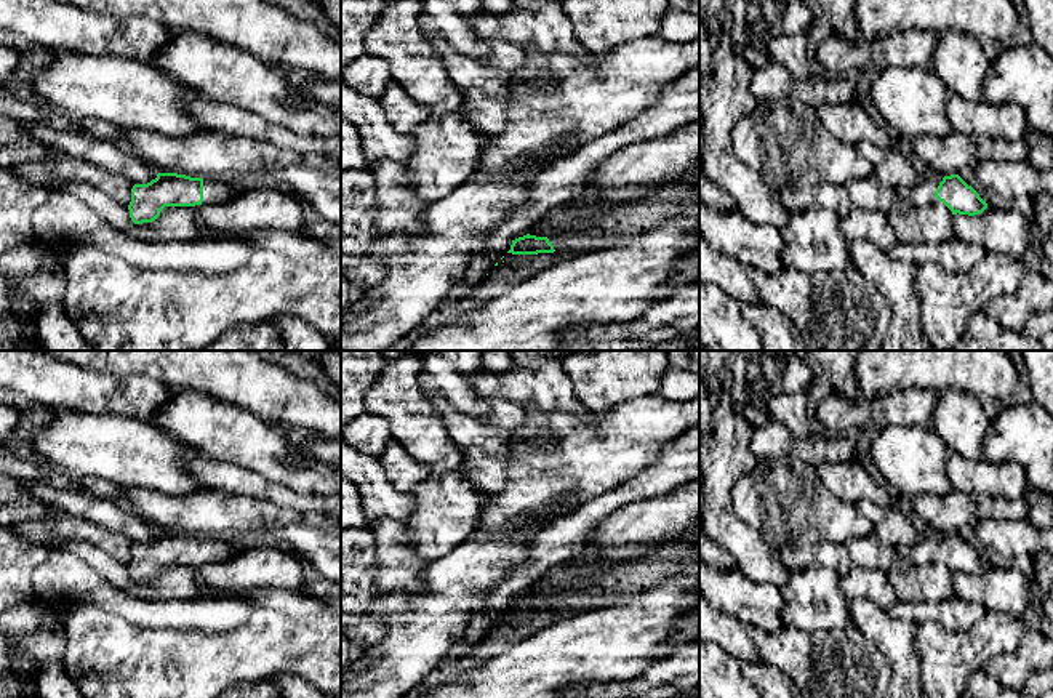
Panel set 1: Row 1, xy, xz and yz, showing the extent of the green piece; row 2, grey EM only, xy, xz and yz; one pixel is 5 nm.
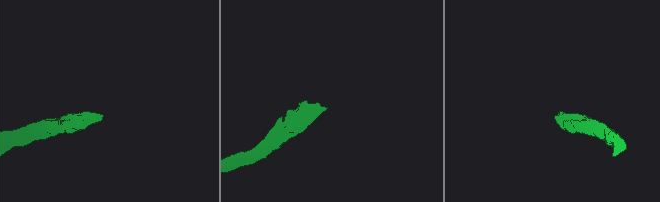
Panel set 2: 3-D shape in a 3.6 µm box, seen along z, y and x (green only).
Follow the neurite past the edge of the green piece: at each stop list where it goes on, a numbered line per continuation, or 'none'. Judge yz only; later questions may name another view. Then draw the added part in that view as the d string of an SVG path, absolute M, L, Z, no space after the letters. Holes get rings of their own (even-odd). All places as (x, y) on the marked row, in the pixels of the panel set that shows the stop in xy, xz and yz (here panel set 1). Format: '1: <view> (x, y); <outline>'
1: yz (920, 194); M931 173L928 178L920 179L917 184L904 191L904 195L911 202L911 207L938 205L944 207L952 215L952 211L935 197L935 192L943 178L943 174Z

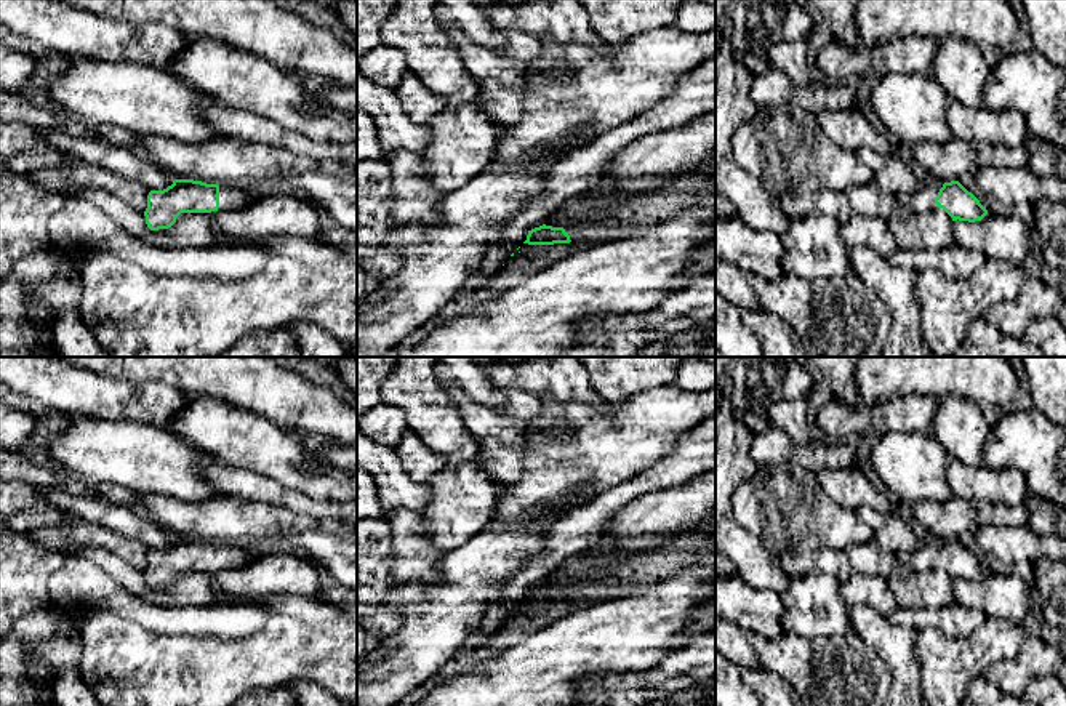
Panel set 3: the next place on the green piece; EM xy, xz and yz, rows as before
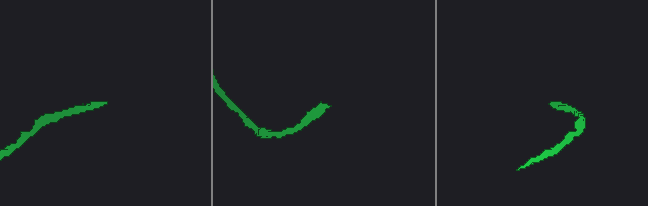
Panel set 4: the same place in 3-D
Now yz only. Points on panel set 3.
1: yz (921, 200); M932 179L928 184L920 186L917 191L904 197L904 202L911 208L911 213L938 211L944 213L952 221L952 218L935 203L935 199L943 184L943 181Z

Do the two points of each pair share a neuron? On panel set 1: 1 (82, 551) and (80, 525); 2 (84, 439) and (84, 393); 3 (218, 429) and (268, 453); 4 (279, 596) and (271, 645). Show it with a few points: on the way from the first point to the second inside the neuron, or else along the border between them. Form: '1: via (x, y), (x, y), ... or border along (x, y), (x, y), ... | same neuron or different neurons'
1: border along (87, 540), (64, 543), (60, 548) | different neurons
2: border along (56, 410), (116, 413), (120, 417) | different neurons
3: via (231, 434), (255, 445) | same neuron
4: border along (264, 607), (293, 618), (314, 618) | different neurons

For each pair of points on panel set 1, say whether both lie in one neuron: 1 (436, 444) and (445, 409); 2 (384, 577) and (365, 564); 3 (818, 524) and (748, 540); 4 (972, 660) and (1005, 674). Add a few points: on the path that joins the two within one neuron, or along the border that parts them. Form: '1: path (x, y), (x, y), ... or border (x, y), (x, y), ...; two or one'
1: border (426, 396), (442, 418), (447, 434), (463, 449); two
2: border (372, 533), (376, 543), (375, 583), (383, 591); two
3: border (733, 513), (776, 551); two
4: border (1018, 647), (996, 655), (983, 668); two

